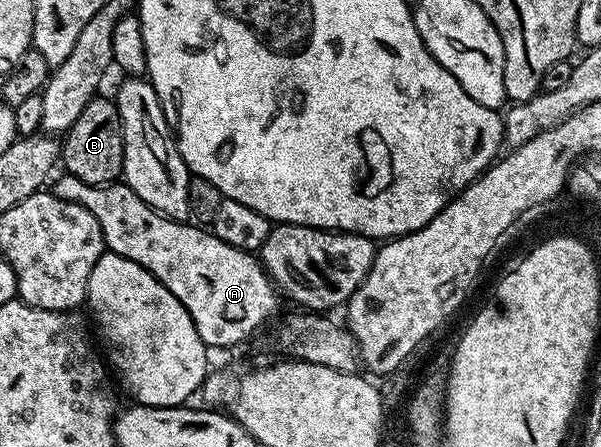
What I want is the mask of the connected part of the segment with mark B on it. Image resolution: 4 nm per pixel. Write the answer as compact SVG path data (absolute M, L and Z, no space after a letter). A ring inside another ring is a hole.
M95 96L76 116L60 142L60 162L65 173L76 176L89 186L109 186L122 178L124 136L118 103L113 97Z

